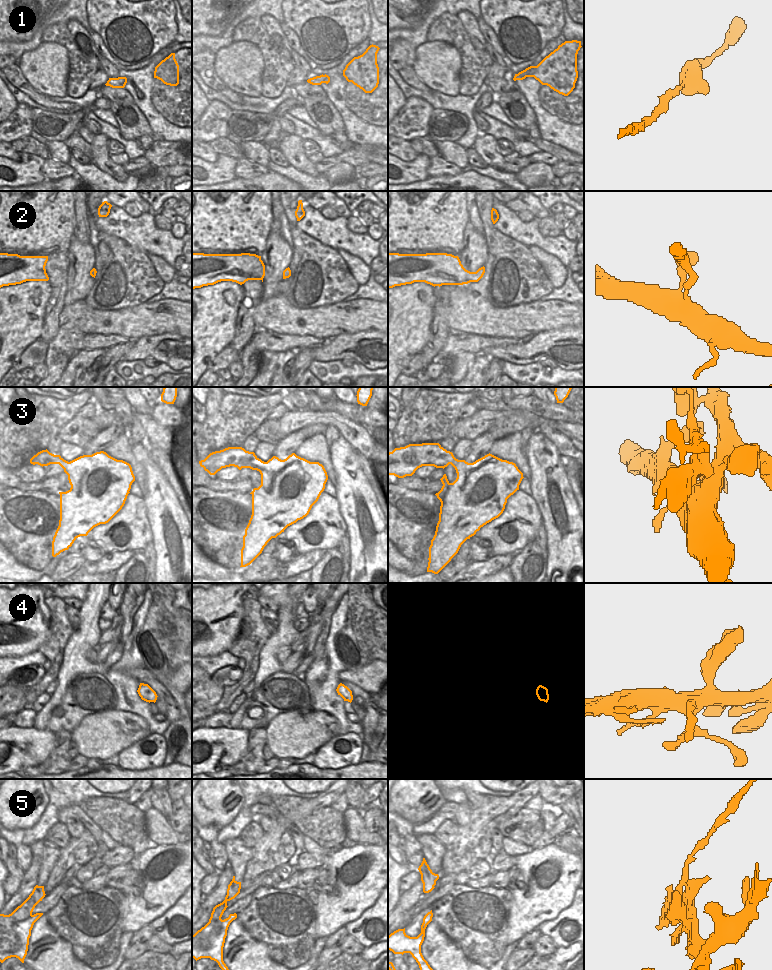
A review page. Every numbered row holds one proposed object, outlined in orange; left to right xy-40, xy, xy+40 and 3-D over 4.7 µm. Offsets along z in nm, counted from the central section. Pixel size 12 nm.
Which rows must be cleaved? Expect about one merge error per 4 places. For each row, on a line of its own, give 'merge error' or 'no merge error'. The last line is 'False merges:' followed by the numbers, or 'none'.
1: no merge error
2: no merge error
3: merge error
4: no merge error
5: merge error
False merges: 3, 5

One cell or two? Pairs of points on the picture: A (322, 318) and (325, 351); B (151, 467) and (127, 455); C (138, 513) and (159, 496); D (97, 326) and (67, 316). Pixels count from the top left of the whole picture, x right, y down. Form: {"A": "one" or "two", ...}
{"A": "two", "B": "two", "C": "two", "D": "one"}

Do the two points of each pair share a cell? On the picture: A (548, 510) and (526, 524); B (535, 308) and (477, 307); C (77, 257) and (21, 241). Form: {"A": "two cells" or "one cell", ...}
{"A": "two cells", "B": "one cell", "C": "two cells"}

